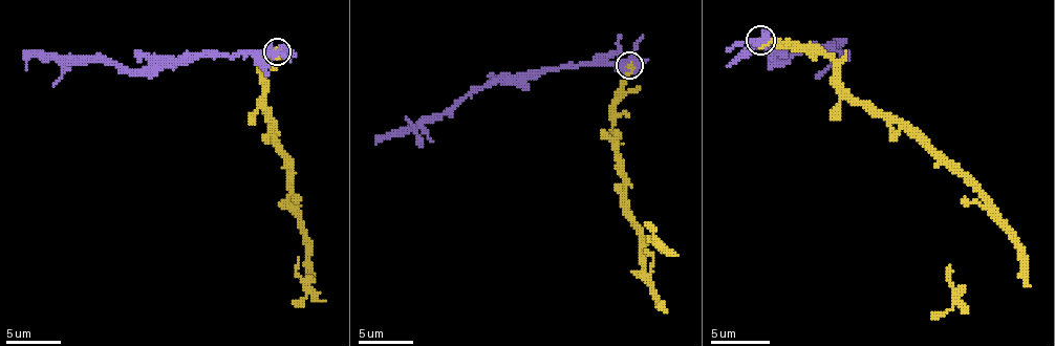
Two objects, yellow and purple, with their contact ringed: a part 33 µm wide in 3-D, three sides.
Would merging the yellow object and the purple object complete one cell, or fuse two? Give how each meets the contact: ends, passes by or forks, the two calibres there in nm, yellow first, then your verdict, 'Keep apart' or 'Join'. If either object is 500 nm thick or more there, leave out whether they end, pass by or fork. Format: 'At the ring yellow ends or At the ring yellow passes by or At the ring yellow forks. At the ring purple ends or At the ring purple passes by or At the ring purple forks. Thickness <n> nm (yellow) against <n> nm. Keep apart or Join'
Thickness 550 nm (yellow) against 400 nm. Keep apart

